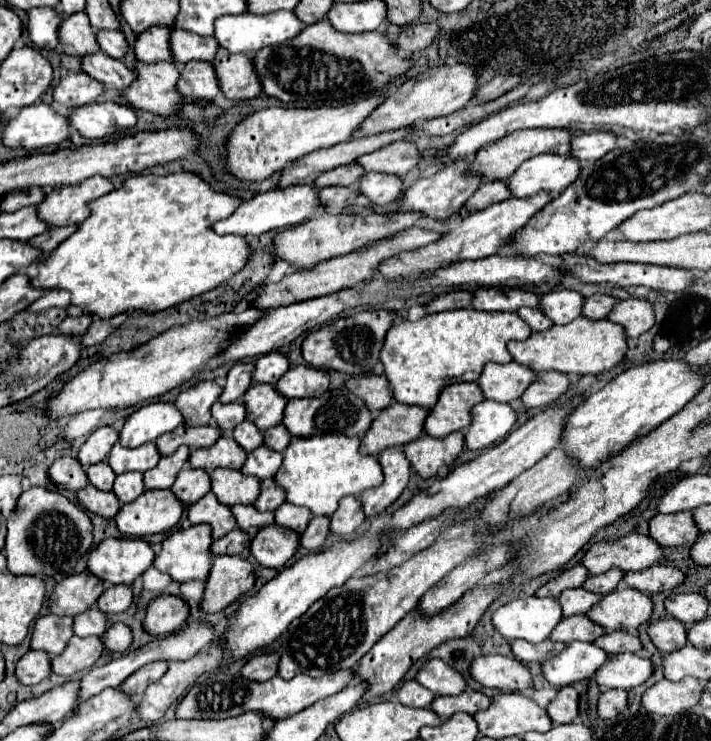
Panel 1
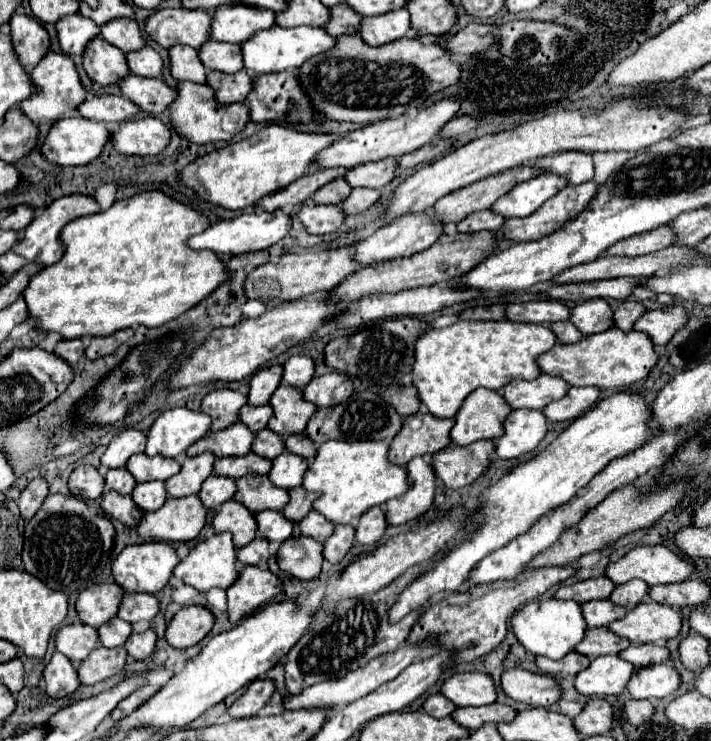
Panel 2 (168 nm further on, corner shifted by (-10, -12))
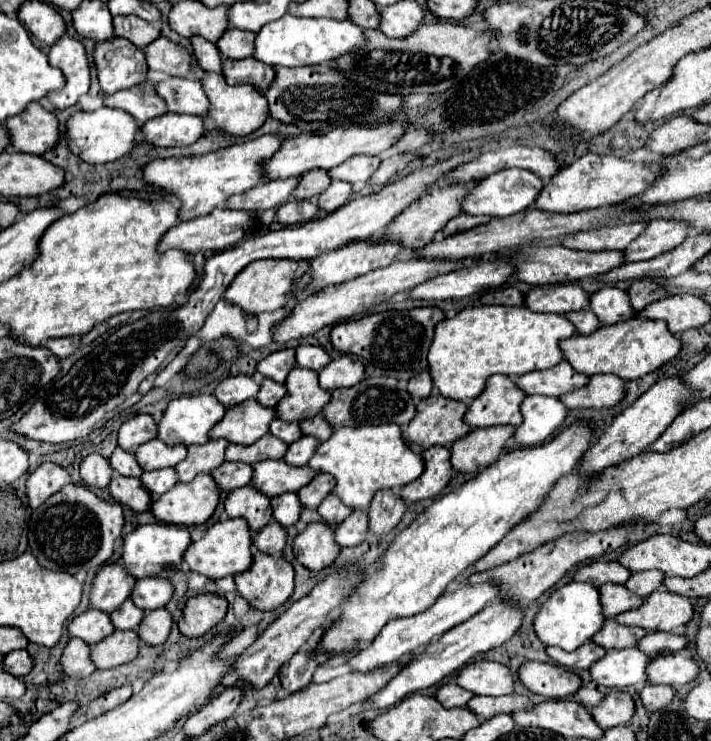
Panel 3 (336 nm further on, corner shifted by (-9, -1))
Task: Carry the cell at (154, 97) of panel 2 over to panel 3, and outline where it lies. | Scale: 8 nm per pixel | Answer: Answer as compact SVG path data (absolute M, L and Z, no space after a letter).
M168 77L156 85L156 95L164 99L168 111L186 113L186 115L206 115L208 99L202 89L202 83L196 79Z

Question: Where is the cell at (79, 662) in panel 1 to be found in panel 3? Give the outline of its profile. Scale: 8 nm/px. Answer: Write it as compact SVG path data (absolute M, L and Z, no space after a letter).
M114 631L92 647L90 659L98 669L112 669L132 661L138 655L138 647L140 639L136 631Z

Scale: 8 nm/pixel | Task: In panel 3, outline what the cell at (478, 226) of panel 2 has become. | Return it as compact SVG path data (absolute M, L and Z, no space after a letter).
M460 213L458 217L454 217L452 221L448 221L448 225L444 227L444 235L452 235L452 233L458 233L458 231L466 231L470 227L476 227L480 223L486 223L490 221L490 217L486 215L468 215L468 213Z

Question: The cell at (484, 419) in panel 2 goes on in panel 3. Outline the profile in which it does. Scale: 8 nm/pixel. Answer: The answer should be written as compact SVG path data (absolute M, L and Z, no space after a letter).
M492 375L486 381L484 391L468 405L464 413L464 423L474 427L492 425L512 425L522 423L520 403L526 393L522 393L506 375Z

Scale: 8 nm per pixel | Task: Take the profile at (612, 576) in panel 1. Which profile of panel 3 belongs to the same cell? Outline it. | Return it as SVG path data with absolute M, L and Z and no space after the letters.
M638 571L638 573L632 573L630 579L624 583L628 591L640 595L640 597L648 597L652 591L656 591L660 585L662 585L662 579L664 579L664 573L658 573L658 571Z

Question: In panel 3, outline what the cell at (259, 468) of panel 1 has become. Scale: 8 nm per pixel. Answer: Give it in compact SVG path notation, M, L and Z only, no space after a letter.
M300 437L298 441L294 441L288 447L284 461L292 467L304 467L310 461L310 457L314 455L316 445L318 445L318 441L314 441L314 437Z

